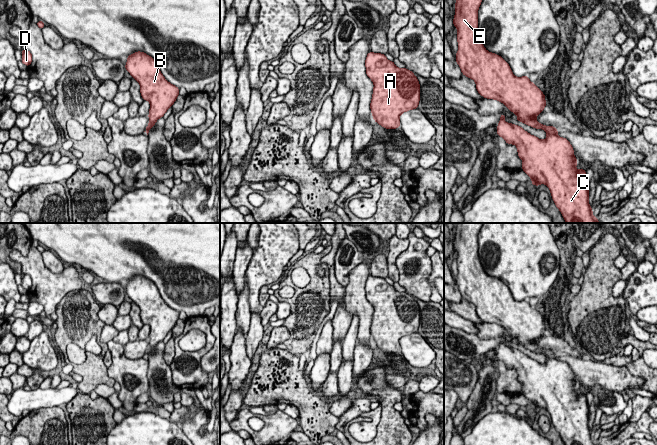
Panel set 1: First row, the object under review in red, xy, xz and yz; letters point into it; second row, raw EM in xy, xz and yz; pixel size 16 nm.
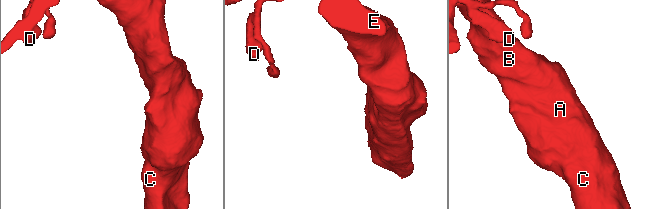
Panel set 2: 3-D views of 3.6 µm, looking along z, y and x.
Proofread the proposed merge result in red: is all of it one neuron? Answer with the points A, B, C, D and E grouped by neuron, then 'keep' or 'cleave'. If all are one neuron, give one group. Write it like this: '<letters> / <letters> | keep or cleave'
A B C D E | keep

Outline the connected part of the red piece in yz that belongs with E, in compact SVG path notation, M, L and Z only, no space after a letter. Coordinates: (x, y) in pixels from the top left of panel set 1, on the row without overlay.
M457 223L453 249L457 252L458 276L456 286L462 298L476 307L476 313L484 322L502 326L511 336L517 339L518 345L536 353L546 355L546 362L541 364L526 356L522 351L505 346L502 338L497 350L497 359L504 362L507 368L517 371L518 381L522 383L522 393L532 404L532 409L545 408L551 416L556 431L565 445L598 445L593 440L589 429L589 407L585 393L577 394L577 382L568 363L559 361L553 350L540 348L536 341L545 335L545 319L532 307L528 300L516 301L509 288L499 279L487 275L478 255L478 233L482 223Z

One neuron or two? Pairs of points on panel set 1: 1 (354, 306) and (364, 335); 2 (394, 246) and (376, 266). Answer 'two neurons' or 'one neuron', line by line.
1: one neuron
2: two neurons

